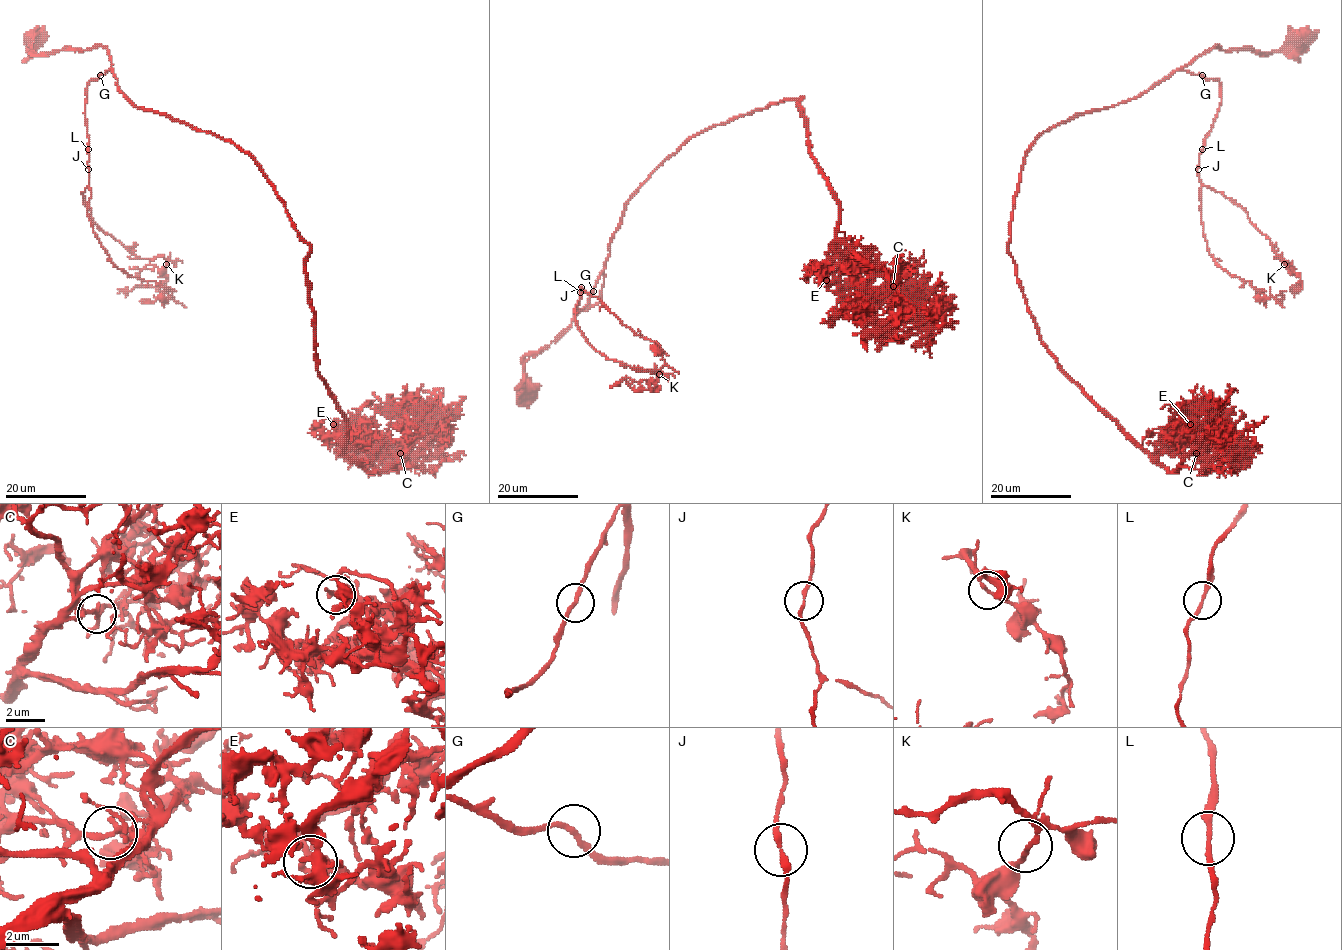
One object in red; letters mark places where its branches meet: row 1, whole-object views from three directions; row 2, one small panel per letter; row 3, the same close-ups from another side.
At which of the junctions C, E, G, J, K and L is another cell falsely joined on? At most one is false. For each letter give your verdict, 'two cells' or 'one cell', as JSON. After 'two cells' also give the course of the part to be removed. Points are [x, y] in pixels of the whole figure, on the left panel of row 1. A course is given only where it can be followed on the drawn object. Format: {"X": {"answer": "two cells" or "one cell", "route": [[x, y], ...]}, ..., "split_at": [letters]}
{"C": {"answer": "one cell"}, "E": {"answer": "one cell"}, "G": {"answer": "one cell"}, "J": {"answer": "one cell"}, "K": {"answer": "one cell"}, "L": {"answer": "one cell"}, "split_at": []}

